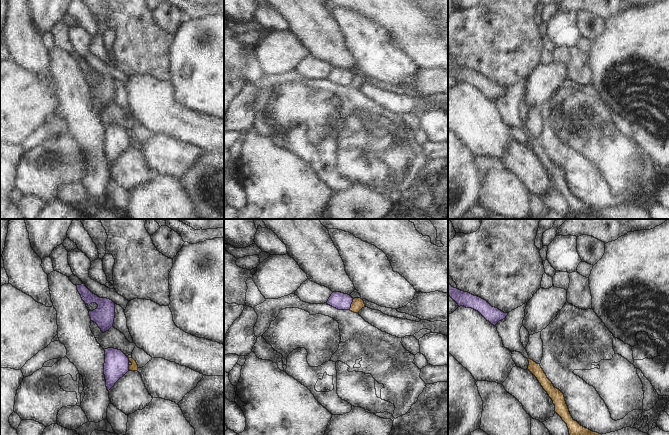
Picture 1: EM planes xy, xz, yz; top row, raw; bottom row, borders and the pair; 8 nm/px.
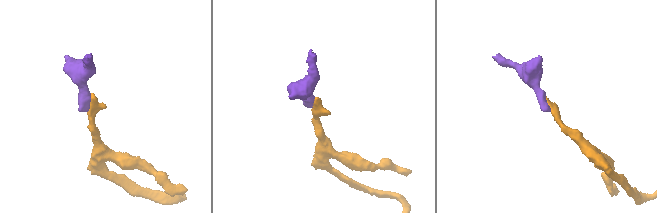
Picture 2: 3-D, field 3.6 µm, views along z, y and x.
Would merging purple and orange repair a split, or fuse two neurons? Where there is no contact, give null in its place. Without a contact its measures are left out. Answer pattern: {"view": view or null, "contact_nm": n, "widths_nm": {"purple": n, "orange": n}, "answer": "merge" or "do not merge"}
{"view": "xz", "contact_nm": 90, "widths_nm": {"purple": 140, "orange": 90}, "answer": "do not merge"}

